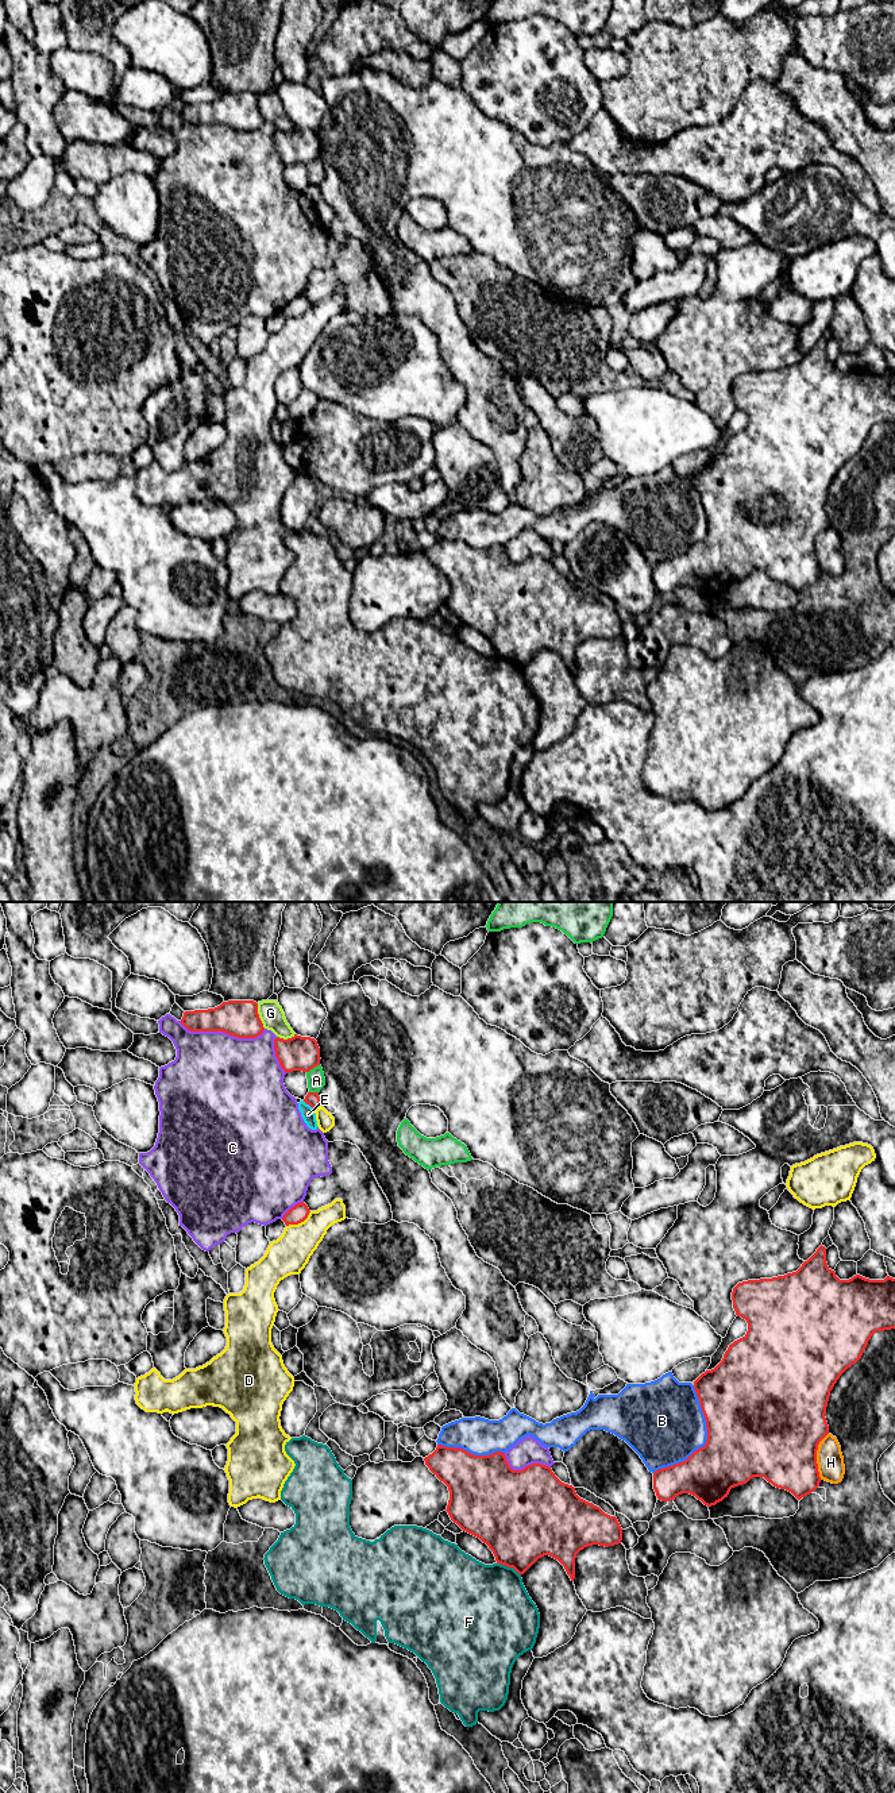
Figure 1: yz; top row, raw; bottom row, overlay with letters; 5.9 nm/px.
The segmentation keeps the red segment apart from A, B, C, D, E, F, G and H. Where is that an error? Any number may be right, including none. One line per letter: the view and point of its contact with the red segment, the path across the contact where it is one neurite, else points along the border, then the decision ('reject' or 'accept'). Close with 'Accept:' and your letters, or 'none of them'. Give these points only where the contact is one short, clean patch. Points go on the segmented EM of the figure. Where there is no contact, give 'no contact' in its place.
A: contact yz (312, 1068); reject
B: contact yz (706, 1441); reject
C: contact yz (223, 1032); reject
D: contact yz (299, 1222); reject
E: contact yz (309, 1105); border yz (303, 1101), (315, 1110); reject
F: contact yz (509, 1566); reject
G: contact yz (258, 1015); reject
H: contact yz (816, 1456); reject
Accept: none of them

